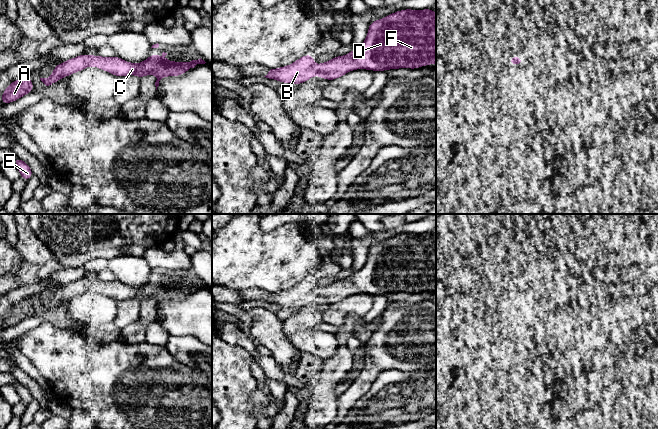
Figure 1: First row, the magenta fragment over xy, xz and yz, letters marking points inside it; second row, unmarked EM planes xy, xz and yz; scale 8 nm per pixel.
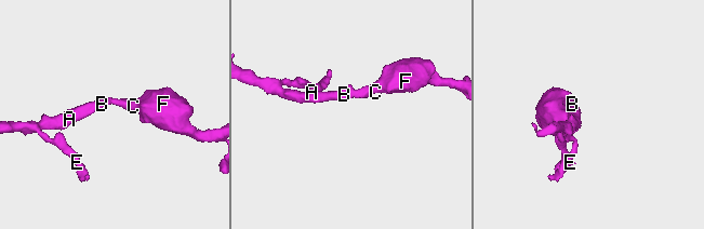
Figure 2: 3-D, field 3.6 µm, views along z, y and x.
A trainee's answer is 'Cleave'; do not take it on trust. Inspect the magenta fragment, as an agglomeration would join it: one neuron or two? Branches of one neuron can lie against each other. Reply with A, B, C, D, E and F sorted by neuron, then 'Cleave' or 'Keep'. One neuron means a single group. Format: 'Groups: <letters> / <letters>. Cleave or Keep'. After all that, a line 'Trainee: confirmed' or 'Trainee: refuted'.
Groups: A B C D E F. Keep
Trainee: refuted

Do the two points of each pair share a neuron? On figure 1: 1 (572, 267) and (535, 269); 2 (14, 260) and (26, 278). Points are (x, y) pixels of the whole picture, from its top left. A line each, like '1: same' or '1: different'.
1: same
2: different

